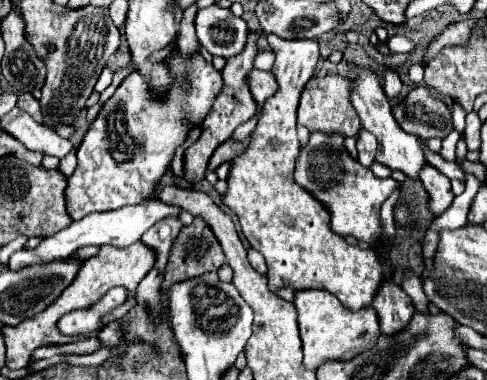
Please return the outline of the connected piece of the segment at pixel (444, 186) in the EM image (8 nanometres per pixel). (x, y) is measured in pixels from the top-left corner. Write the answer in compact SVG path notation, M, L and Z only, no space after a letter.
M429 164L421 170L419 178L429 196L429 210L433 214L433 218L437 218L441 212L445 212L451 206L451 202L455 198L453 190L451 190L451 182L447 176L443 176L439 170L435 170Z

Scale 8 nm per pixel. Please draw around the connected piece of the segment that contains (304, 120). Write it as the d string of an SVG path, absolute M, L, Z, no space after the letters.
M327 74L323 78L313 76L301 92L297 122L309 130L323 132L341 132L343 136L355 136L359 132L359 116L355 108L349 104L351 100L351 80L339 74Z

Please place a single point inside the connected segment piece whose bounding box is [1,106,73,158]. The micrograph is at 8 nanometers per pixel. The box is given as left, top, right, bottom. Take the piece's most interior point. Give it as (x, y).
(34, 136)

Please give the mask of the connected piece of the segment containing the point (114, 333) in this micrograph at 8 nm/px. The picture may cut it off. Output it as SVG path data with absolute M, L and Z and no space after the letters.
M115 320L104 327L98 334L102 347L112 347L119 344L123 337L122 328L123 324L119 320Z

